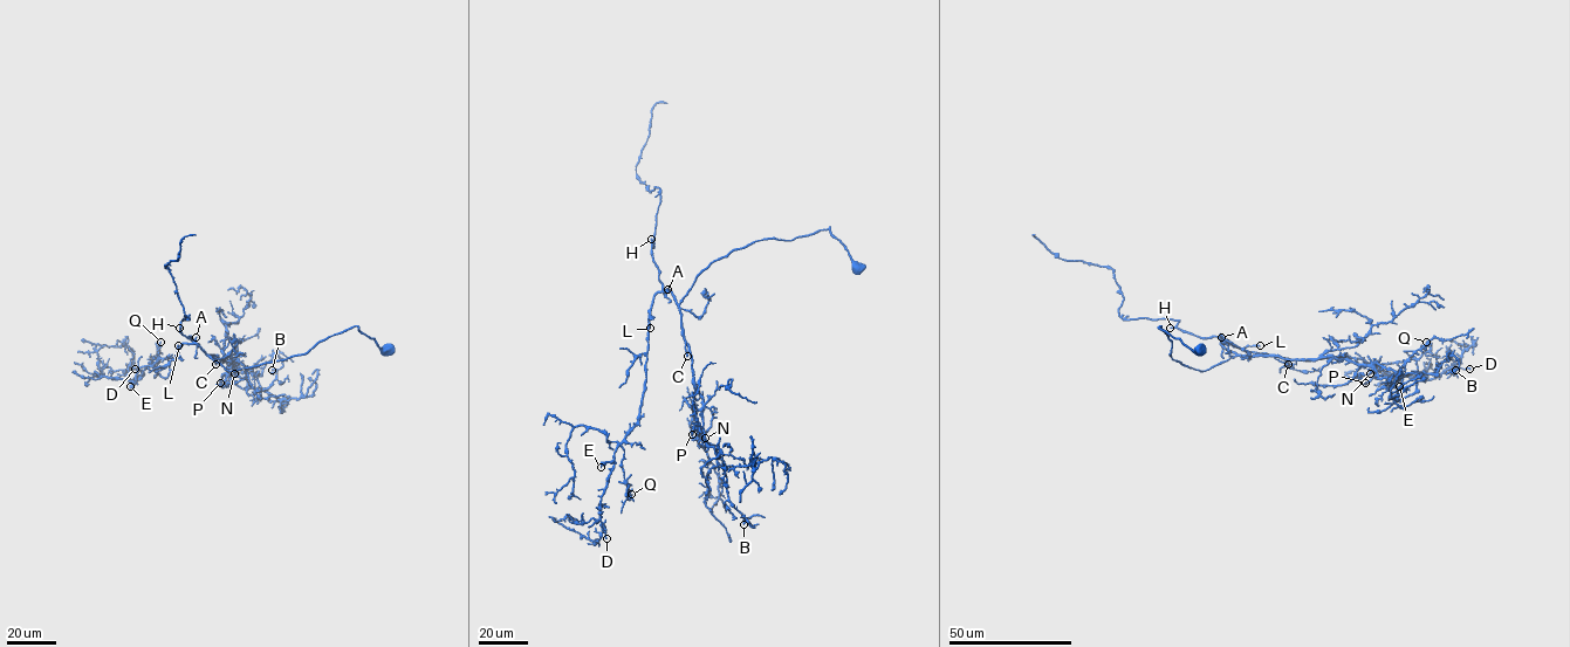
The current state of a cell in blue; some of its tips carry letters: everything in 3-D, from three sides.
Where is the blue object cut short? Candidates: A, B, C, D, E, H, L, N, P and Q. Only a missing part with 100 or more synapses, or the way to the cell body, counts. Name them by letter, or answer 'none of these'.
H, L

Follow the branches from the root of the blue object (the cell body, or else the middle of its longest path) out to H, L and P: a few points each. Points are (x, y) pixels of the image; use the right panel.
H: (1200, 350), (1159, 327), (1172, 359), (1190, 367), (1206, 371), (1236, 355), (1220, 343), (1226, 339), (1170, 328)
L: (1200, 350), (1194, 351), (1159, 327), (1172, 342), (1172, 359), (1199, 371), (1236, 355), (1220, 343), (1260, 345)
P: (1200, 350), (1159, 327), (1172, 342), (1172, 359), (1199, 371), (1236, 356), (1335, 357), (1353, 362), (1365, 383)

